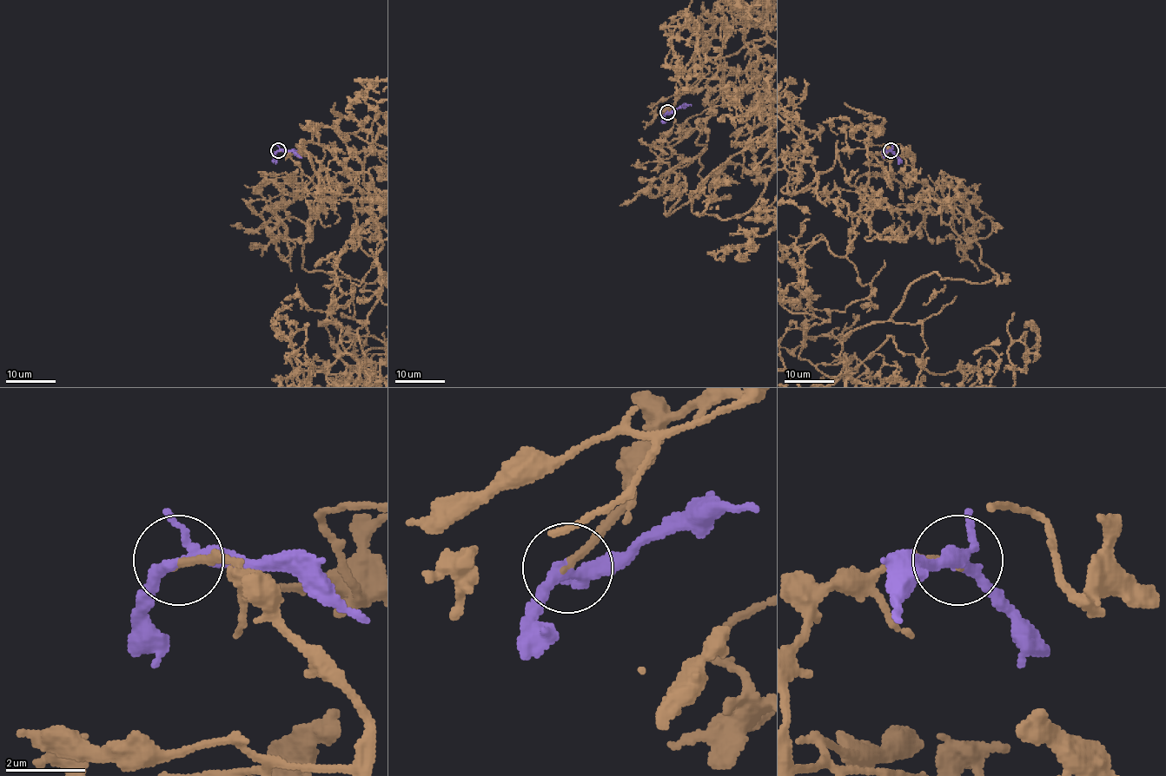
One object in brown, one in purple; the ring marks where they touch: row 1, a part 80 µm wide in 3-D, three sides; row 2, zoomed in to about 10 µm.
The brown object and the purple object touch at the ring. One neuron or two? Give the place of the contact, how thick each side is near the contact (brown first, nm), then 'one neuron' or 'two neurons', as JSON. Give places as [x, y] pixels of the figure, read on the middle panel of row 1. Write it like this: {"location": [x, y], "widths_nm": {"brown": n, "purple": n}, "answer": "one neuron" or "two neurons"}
{"location": [667, 112], "widths_nm": {"brown": 190, "purple": 240}, "answer": "one neuron"}

